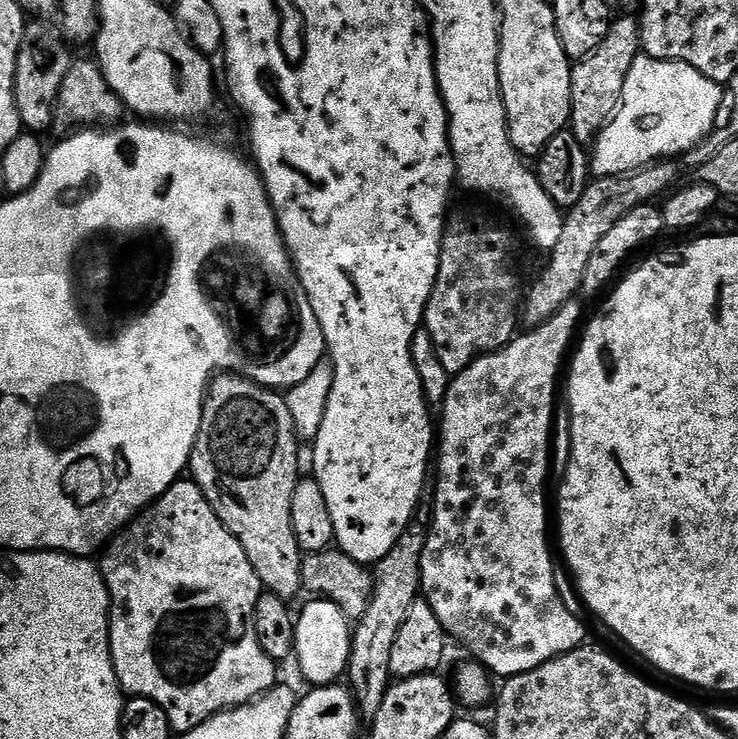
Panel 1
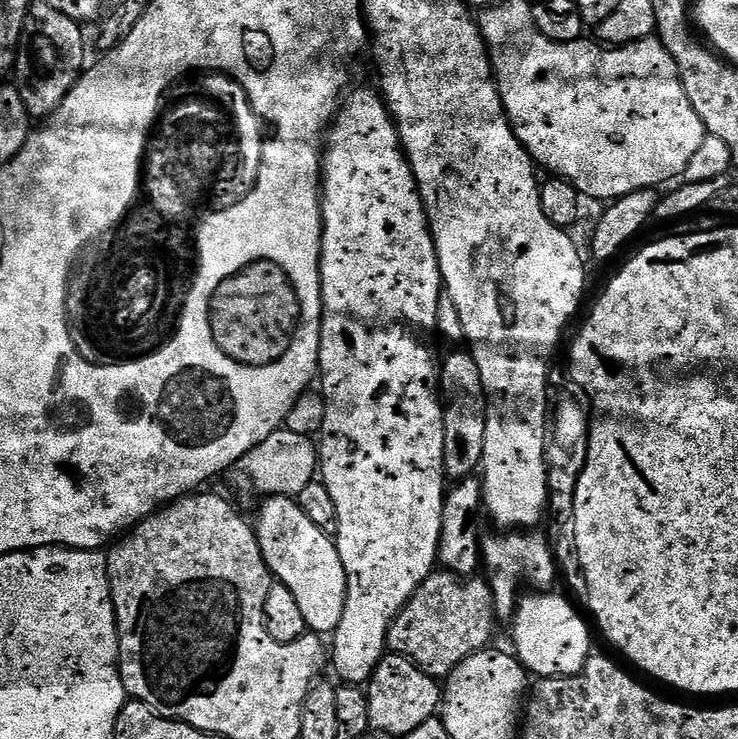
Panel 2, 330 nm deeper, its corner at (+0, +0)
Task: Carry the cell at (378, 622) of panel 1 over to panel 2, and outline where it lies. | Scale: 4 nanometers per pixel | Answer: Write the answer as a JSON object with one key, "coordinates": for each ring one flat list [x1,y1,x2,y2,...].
{"coordinates":[[452,350,452,353,448,357,443,357,442,363,440,365,440,387,442,389,442,403,444,405,444,474,449,481,455,482,457,480,465,480,468,476,476,476,477,473,481,471,482,465,484,463,484,451,486,450,486,418,488,417,488,399,484,396,484,387,482,386,482,374,478,374,478,362,474,362,471,351,463,350,464,352,456,352,460,350]]}

